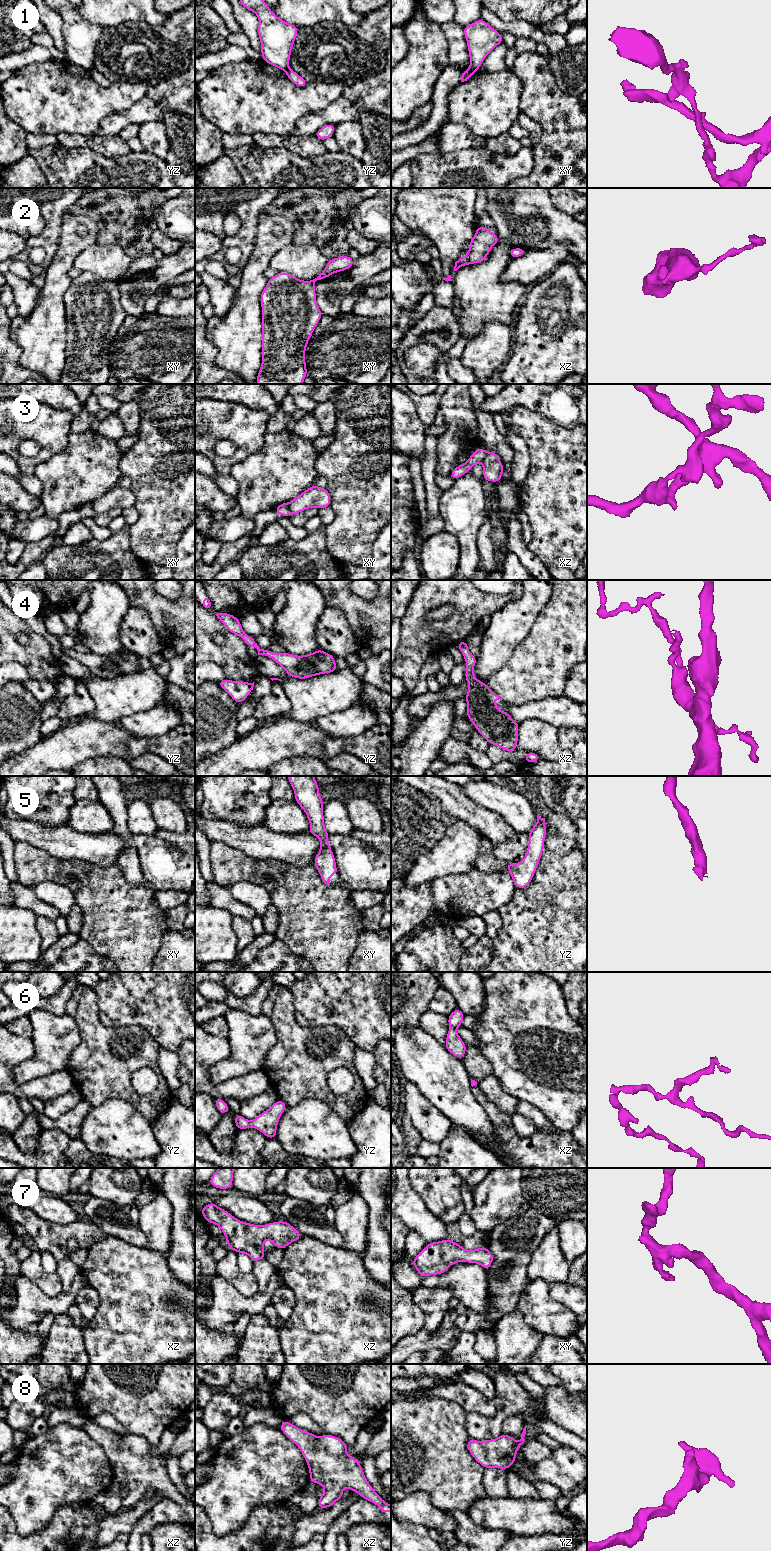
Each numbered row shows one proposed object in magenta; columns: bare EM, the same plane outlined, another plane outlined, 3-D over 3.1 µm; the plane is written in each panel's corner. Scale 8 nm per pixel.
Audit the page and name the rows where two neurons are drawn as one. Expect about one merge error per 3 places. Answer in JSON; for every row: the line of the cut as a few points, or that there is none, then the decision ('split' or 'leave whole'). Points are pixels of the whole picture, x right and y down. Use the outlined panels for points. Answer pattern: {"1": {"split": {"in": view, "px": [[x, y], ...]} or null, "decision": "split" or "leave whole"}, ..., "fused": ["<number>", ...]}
{"1": {"split": {"in": "xy", "px": [[470, 67], [475, 70]]}, "decision": "split"}, "2": {"split": null, "decision": "leave whole"}, "3": {"split": {"in": "xy", "px": [[288, 503], [288, 509], [291, 514]]}, "decision": "split"}, "4": {"split": null, "decision": "leave whole"}, "5": {"split": null, "decision": "leave whole"}, "6": {"split": null, "decision": "leave whole"}, "7": {"split": null, "decision": "leave whole"}, "8": {"split": null, "decision": "leave whole"}, "fused": ["1", "3"]}

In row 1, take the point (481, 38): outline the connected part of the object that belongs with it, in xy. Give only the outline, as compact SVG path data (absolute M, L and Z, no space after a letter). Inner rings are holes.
M481 18L463 27L463 30L467 41L470 68L477 71L486 56L504 42L503 37Z

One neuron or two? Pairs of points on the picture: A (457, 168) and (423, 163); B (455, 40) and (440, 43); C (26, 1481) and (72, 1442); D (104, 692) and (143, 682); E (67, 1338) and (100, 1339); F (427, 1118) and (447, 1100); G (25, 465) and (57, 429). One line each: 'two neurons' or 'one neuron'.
A: one neuron
B: two neurons
C: one neuron
D: one neuron
E: two neurons
F: two neurons
G: one neuron

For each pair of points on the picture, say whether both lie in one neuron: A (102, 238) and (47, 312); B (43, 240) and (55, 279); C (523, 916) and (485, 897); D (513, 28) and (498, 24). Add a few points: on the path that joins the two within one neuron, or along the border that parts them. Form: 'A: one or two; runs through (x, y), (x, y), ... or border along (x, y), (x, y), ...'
A: two; border along (90, 218), (97, 226), (95, 242)
B: two; border along (59, 241), (57, 250), (45, 270)
C: two; border along (516, 888), (513, 896), (497, 909)
D: one; runs through (509, 27), (502, 27)

